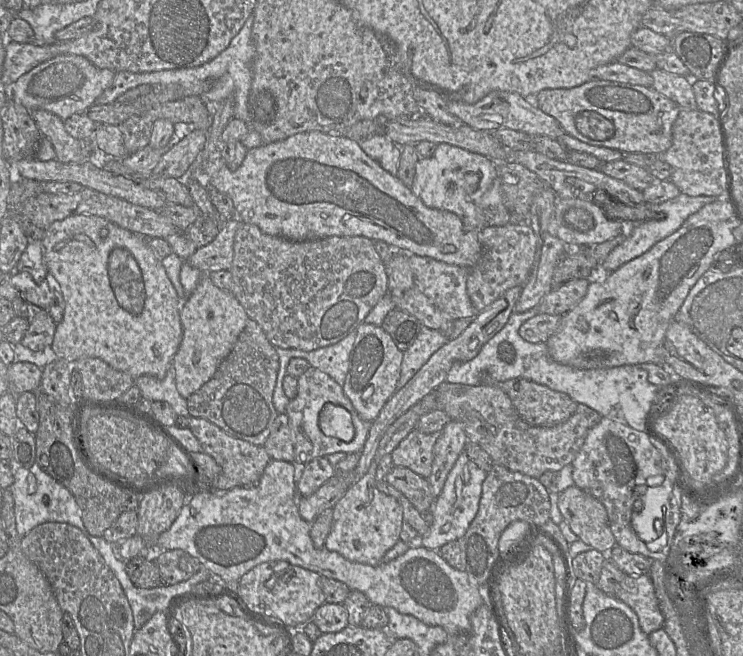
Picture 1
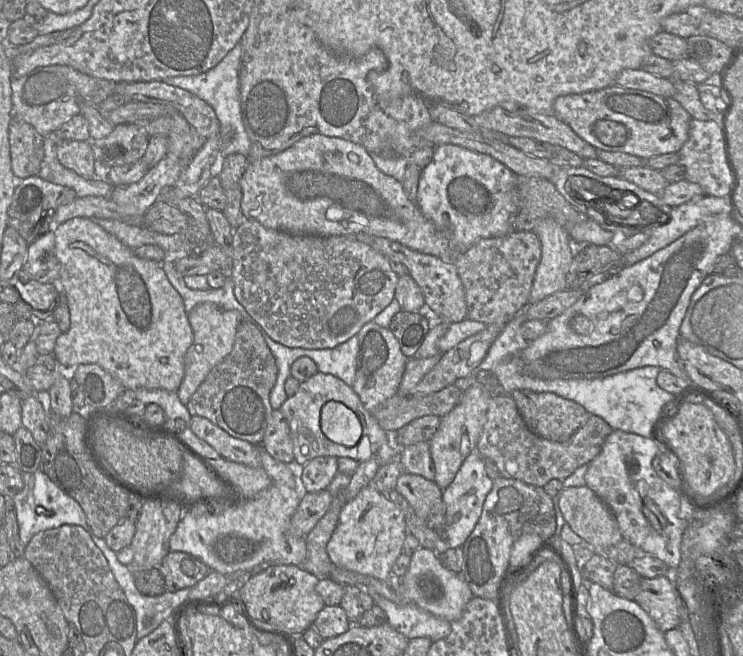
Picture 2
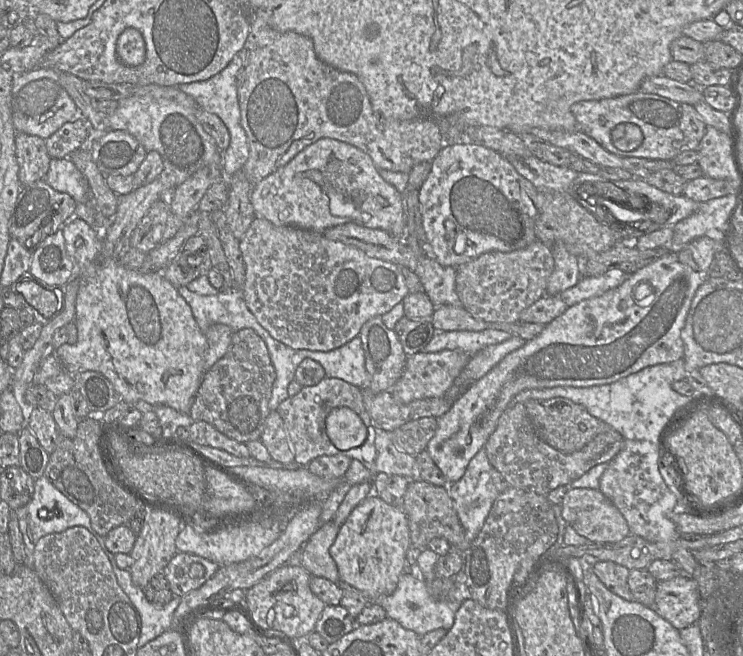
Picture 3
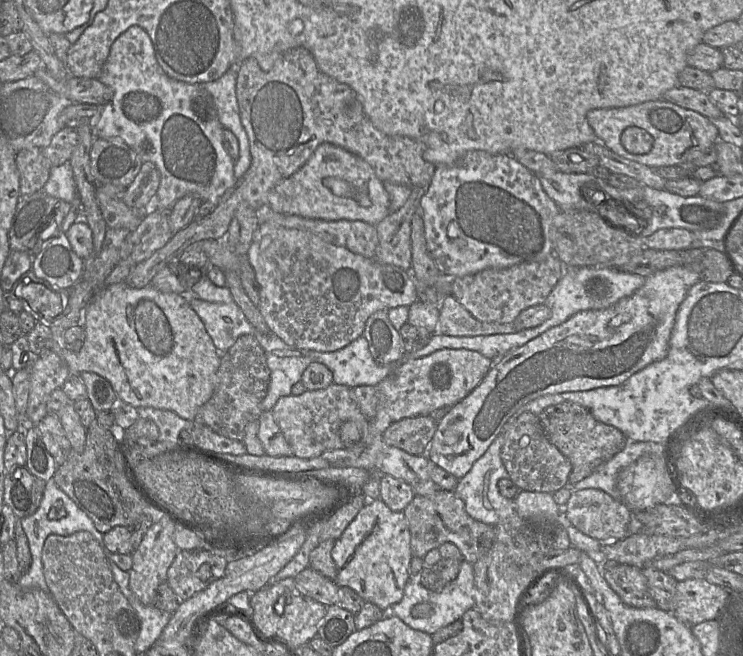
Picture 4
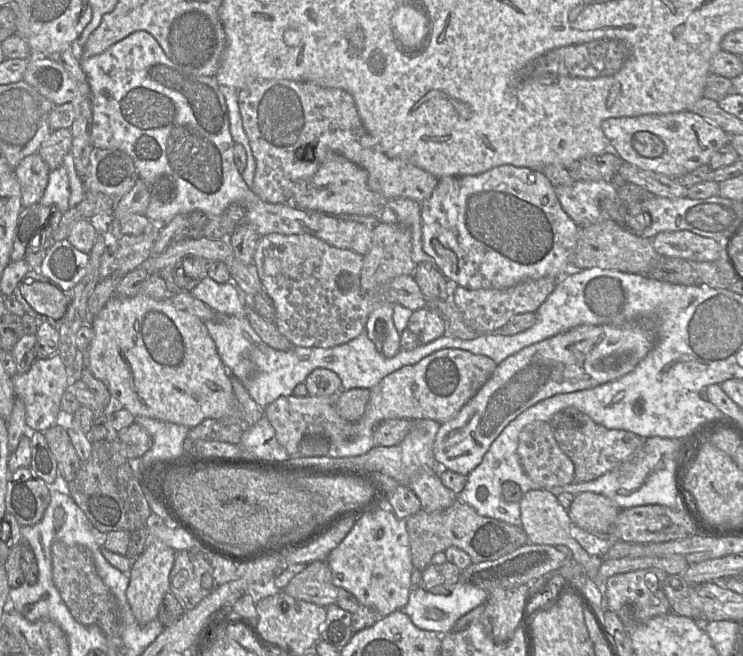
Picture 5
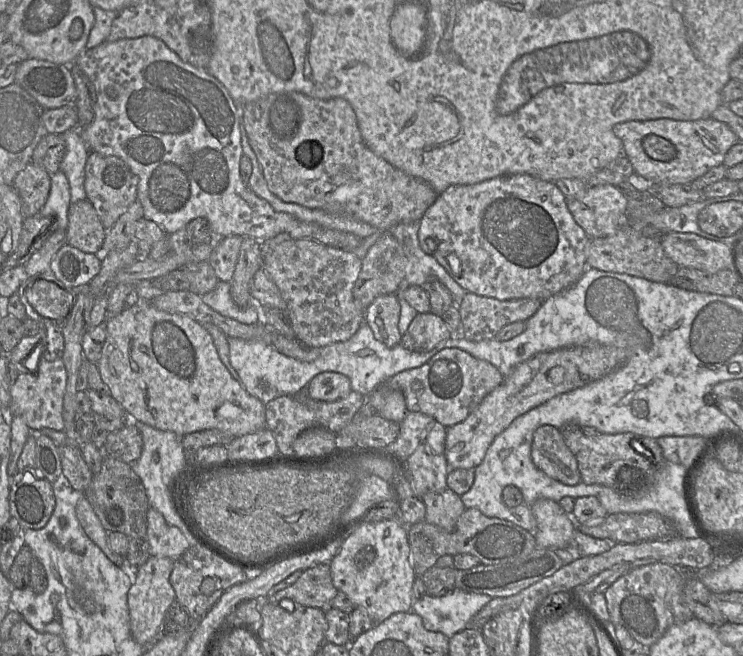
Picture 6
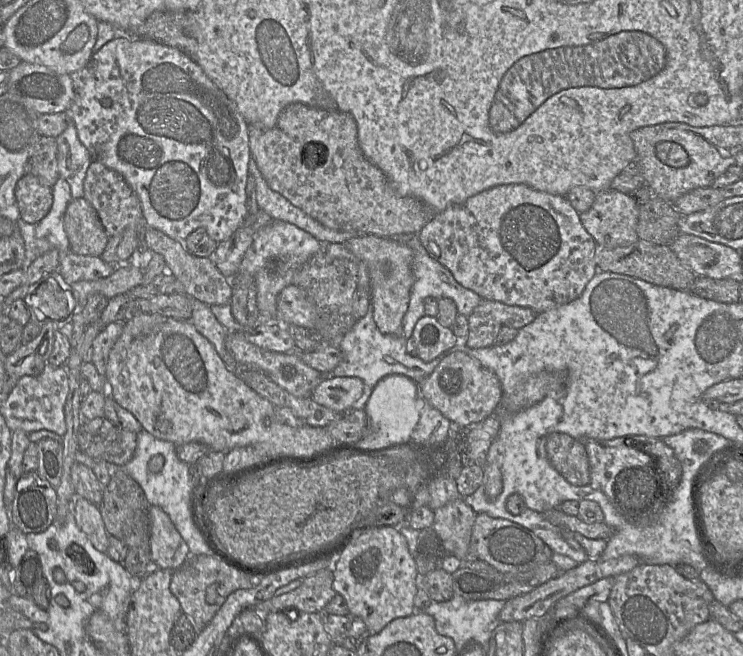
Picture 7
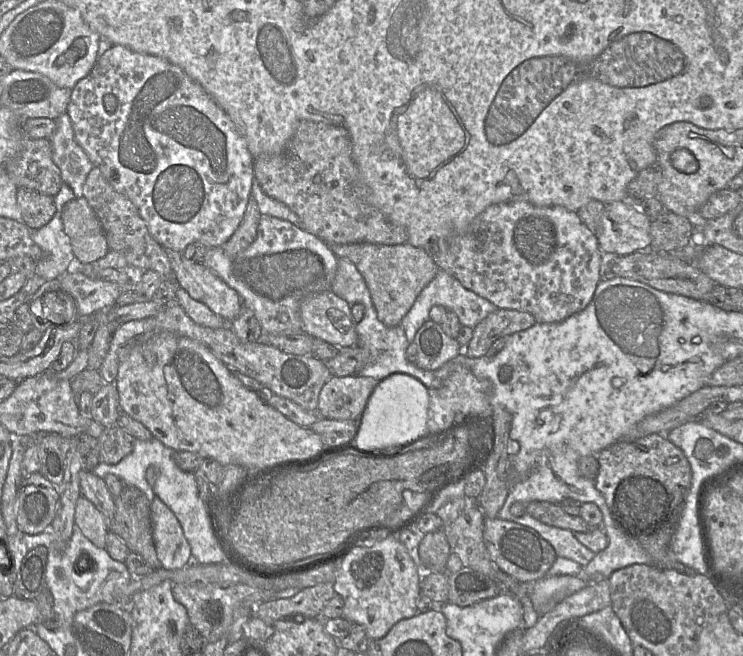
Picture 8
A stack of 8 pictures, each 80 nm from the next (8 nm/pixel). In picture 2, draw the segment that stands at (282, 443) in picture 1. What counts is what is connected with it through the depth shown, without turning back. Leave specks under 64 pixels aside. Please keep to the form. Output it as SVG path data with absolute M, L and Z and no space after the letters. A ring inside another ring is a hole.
M273 410L262 445L274 459L286 464L294 461L289 424L280 410Z

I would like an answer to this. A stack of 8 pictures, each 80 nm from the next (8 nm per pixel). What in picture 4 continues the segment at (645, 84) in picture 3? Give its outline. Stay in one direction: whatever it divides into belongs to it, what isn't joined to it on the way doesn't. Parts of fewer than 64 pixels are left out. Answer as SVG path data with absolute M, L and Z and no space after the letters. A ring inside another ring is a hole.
M674 87L668 90L662 99L675 103L683 108L696 111L708 119L717 119L724 115L712 103L707 94L690 87Z

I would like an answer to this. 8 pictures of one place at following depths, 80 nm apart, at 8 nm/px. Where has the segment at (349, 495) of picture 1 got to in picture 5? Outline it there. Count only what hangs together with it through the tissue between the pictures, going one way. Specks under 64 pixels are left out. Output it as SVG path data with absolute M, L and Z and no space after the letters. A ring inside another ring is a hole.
M382 504L359 516L348 535L331 551L327 562L334 585L352 593L361 605L376 610L381 617L407 605L414 568L409 535L405 520L397 518L387 506Z

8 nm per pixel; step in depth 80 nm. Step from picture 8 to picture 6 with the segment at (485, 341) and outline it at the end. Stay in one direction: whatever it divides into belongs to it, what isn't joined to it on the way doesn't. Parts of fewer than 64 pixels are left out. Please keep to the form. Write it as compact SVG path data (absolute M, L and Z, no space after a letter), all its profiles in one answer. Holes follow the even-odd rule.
M467 292L458 310L464 338L470 341L493 339L504 326L531 318L542 301L532 298L498 300Z

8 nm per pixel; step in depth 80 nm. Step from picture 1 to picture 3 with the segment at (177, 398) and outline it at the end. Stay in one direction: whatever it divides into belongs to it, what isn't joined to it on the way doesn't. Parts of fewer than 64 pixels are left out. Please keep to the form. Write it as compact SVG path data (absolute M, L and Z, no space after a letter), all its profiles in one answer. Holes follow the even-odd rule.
M137 401L135 407L142 413L154 412L159 420L162 435L157 438L159 441L172 442L178 438L175 436L179 427L189 428L193 419L189 414L181 413L169 406L161 404L150 404L145 401Z

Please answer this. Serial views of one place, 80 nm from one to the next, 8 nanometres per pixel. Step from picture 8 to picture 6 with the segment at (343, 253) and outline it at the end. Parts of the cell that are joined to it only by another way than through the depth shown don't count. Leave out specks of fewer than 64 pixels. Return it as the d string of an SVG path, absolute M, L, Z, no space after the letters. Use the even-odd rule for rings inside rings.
M392 293L378 296L365 310L365 322L375 339L389 348L401 341L402 335L398 328L400 309L398 295Z

